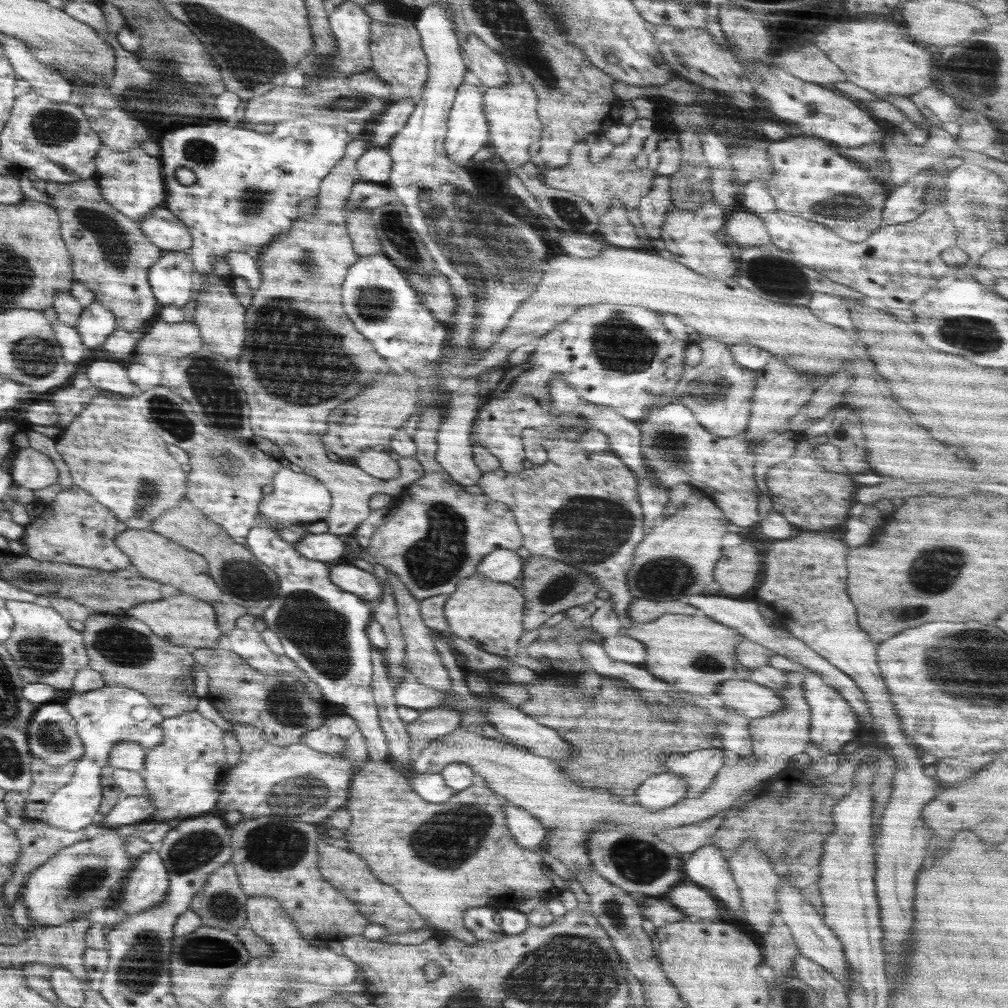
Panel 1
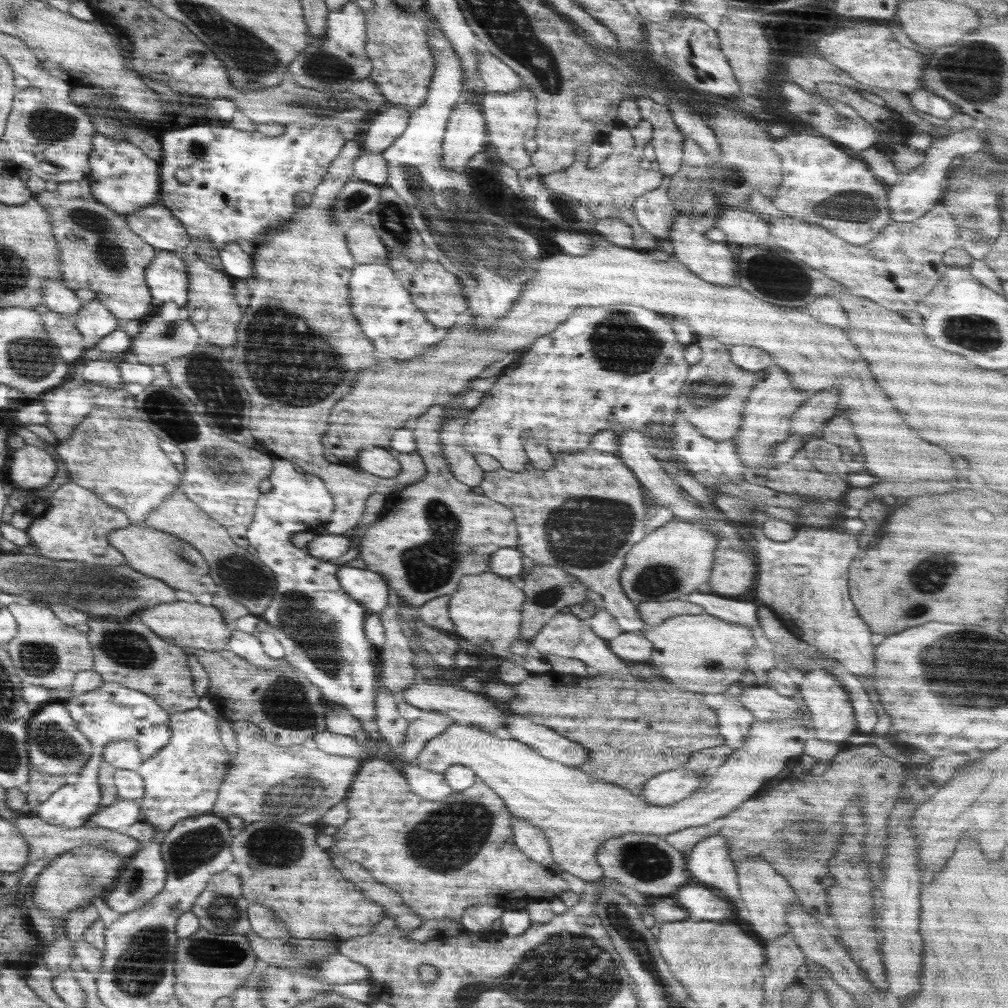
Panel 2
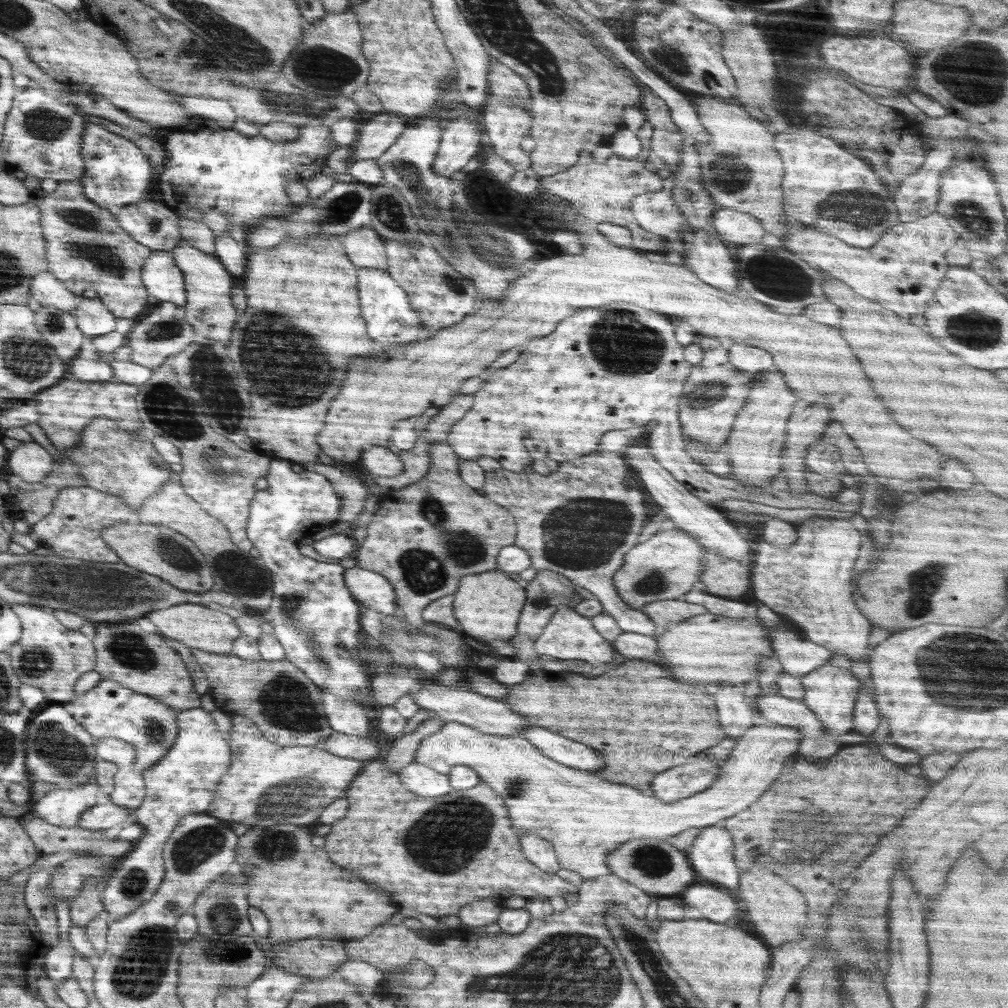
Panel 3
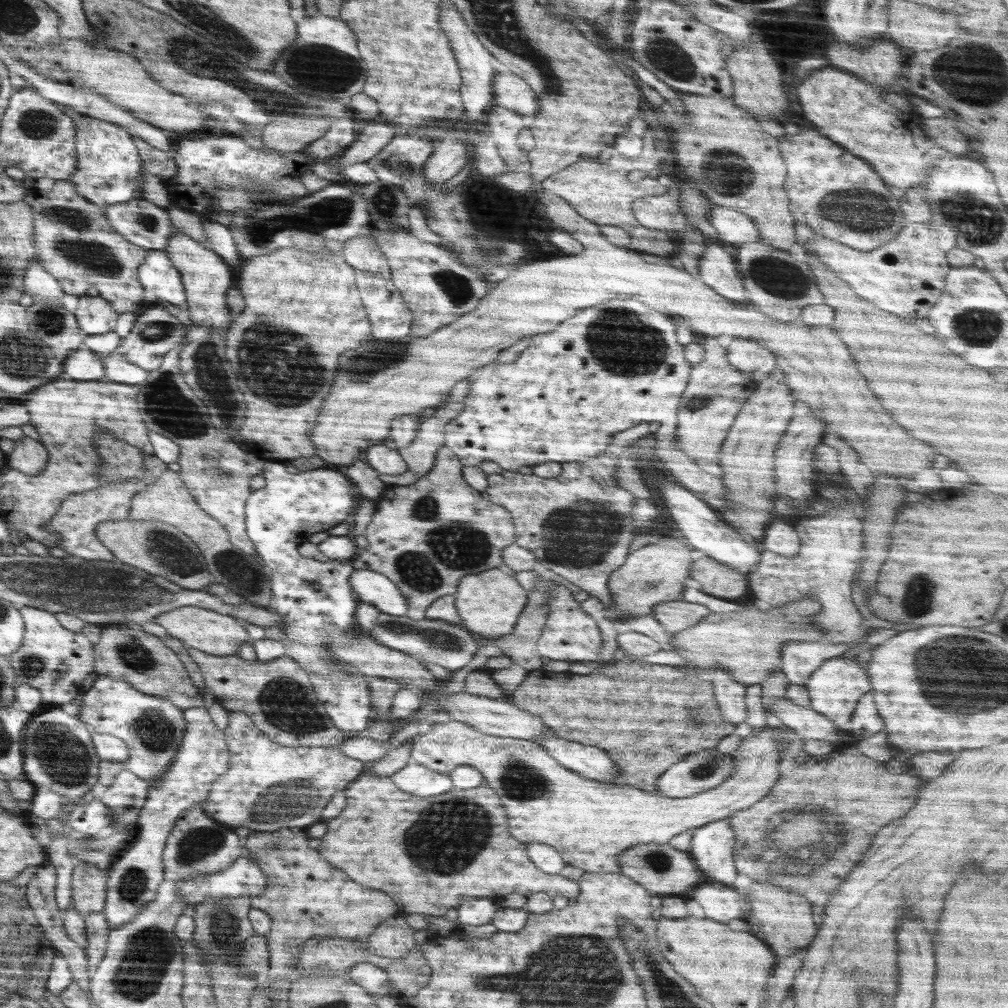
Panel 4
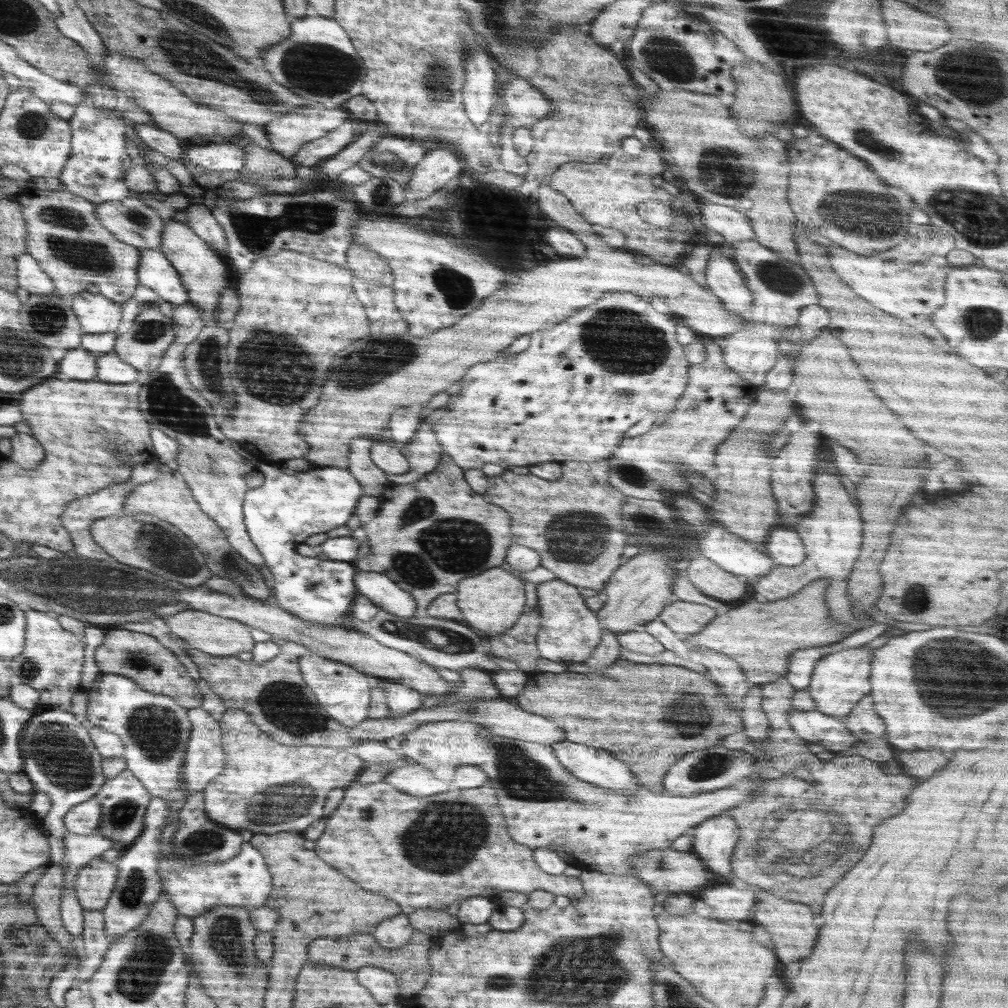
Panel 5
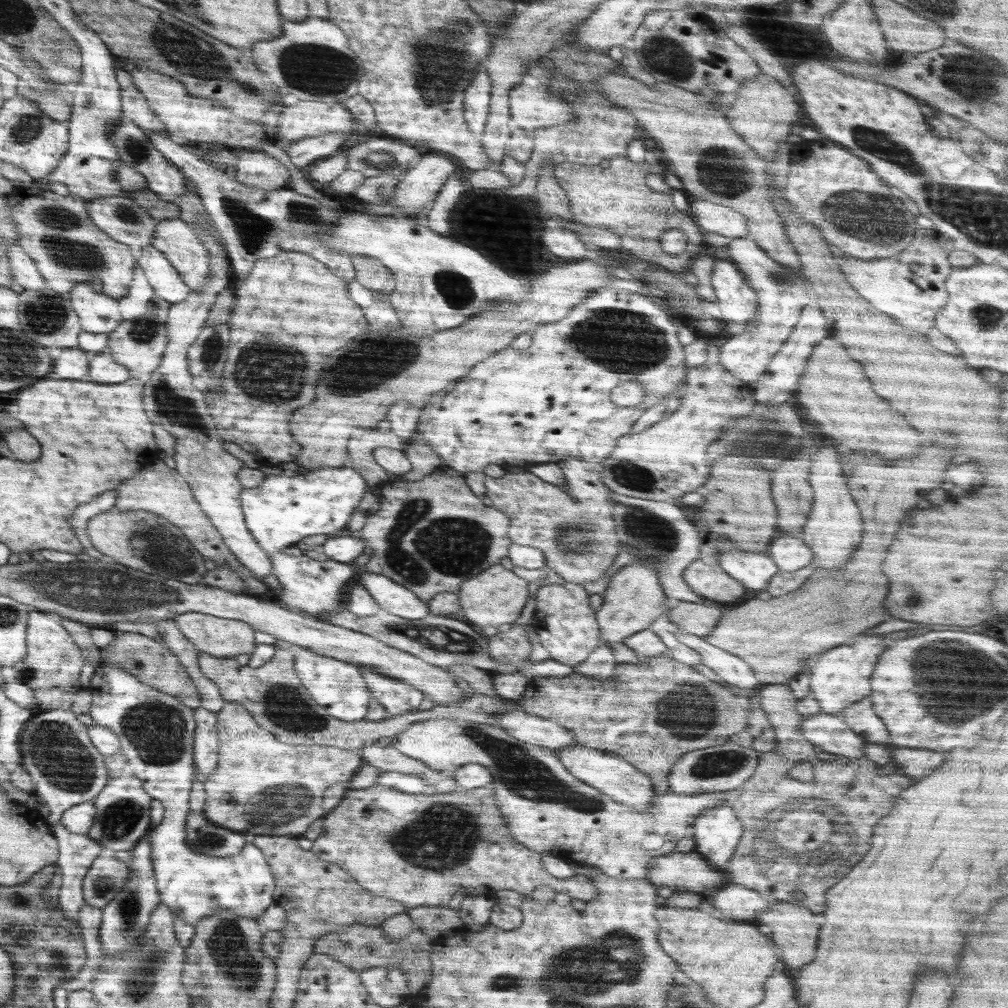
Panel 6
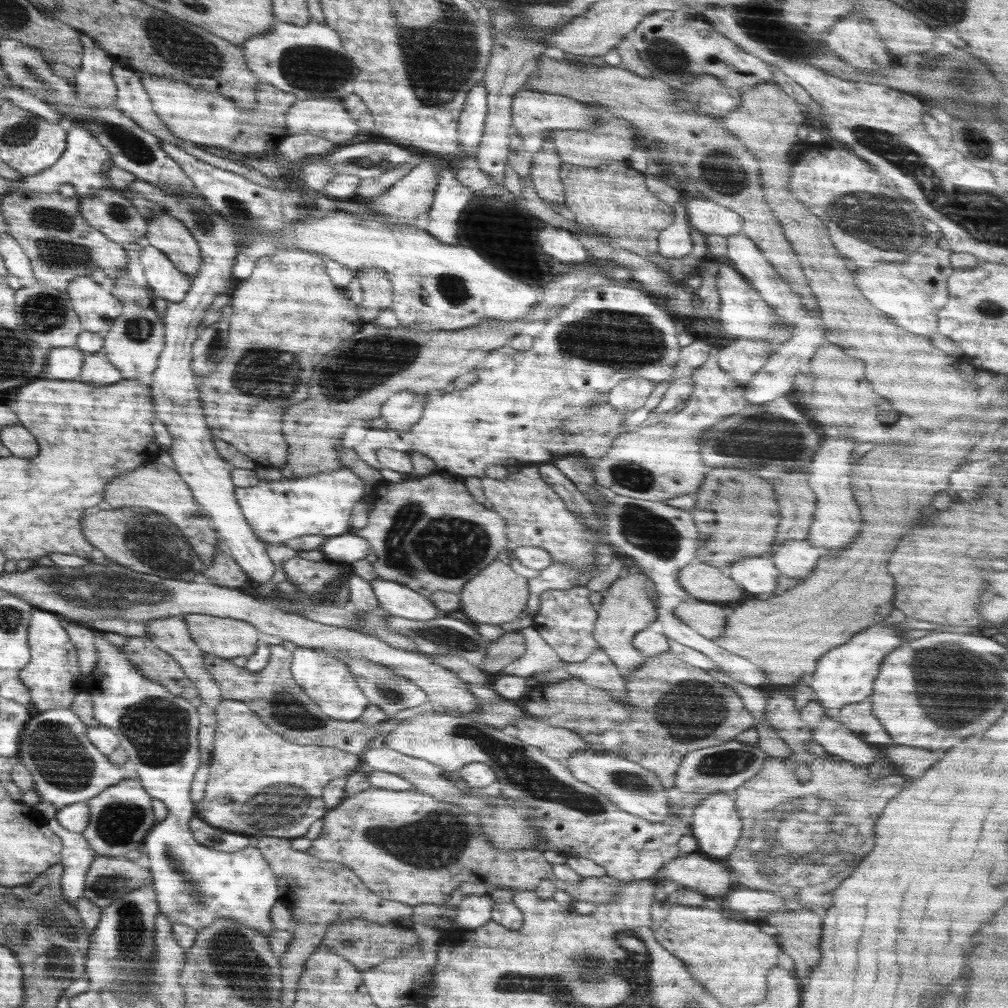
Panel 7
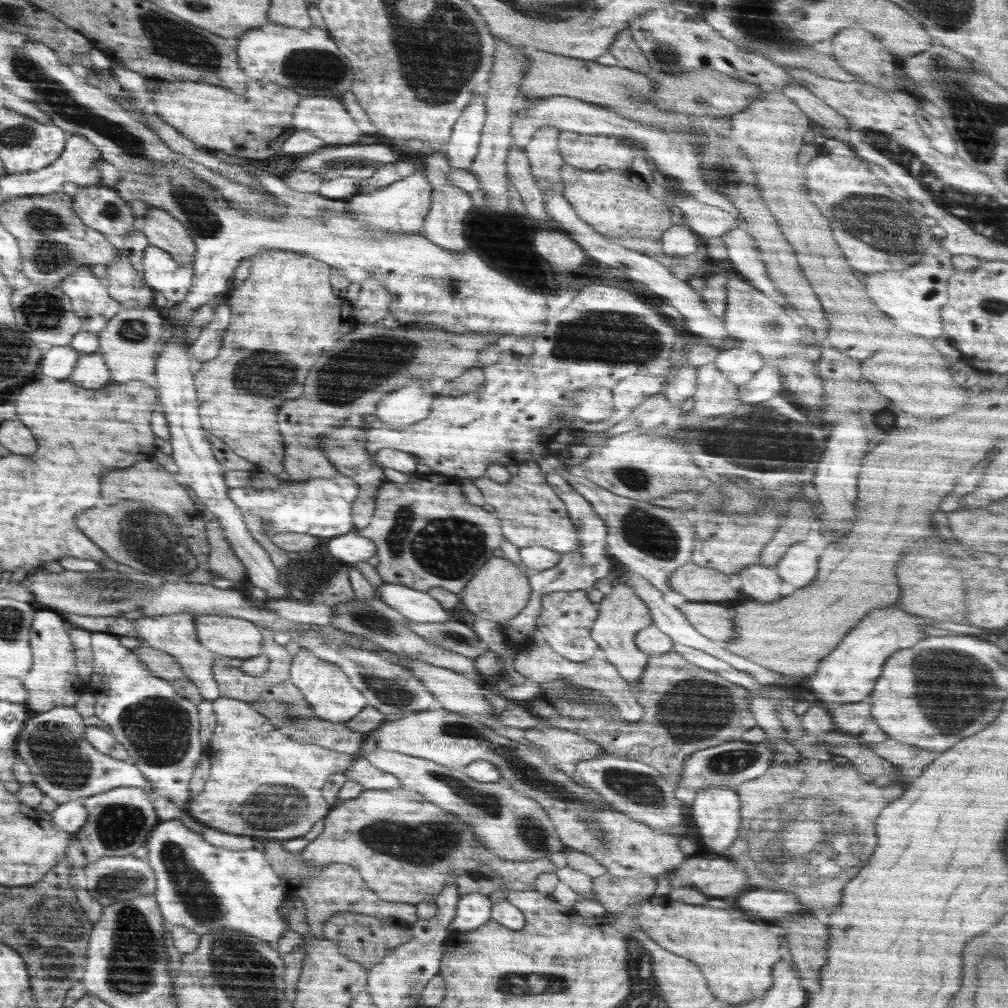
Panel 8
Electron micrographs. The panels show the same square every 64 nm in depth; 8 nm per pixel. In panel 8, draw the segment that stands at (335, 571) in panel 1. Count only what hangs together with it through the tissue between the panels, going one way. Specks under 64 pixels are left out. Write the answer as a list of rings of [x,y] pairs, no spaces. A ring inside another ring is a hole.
[[[382,582],[376,590],[380,599],[408,620],[418,623],[446,623],[452,614],[426,591],[419,591],[401,584]]]

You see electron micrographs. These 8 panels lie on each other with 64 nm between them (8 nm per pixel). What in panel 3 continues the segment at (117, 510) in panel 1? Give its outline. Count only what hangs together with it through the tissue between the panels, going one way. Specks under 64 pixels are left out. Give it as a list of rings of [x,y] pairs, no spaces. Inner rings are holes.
[[[102,418],[98,424],[92,424],[84,438],[88,440],[86,448],[72,452],[72,458],[82,464],[81,474],[86,474],[85,482],[90,482],[87,487],[122,497],[132,512],[140,509],[140,505],[154,495],[169,480],[169,474],[172,474],[169,463],[154,448],[152,438],[130,438],[110,420]]]

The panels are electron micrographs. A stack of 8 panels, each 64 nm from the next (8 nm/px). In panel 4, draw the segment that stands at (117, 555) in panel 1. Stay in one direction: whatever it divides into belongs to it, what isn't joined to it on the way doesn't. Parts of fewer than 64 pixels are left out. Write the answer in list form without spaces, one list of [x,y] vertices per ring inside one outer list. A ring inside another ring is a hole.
[[[130,478],[123,484],[117,484],[117,486],[98,487],[94,488],[94,490],[70,494],[66,496],[65,500],[62,500],[61,508],[58,508],[58,512],[53,519],[42,525],[52,533],[60,533],[58,547],[65,550],[69,555],[79,556],[91,561],[112,561],[115,556],[98,540],[95,532],[96,526],[102,521],[128,519],[131,498],[137,491],[140,491],[142,486],[141,480]]]

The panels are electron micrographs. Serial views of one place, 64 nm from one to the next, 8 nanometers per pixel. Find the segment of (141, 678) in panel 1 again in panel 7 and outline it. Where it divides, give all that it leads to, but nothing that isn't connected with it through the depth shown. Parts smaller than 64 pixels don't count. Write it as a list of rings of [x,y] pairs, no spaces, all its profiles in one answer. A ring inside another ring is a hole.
[[[126,636],[126,640],[125,645],[118,647],[140,669],[142,675],[162,683],[170,693],[190,701],[195,707],[202,704],[195,683],[168,652],[156,648],[147,636]]]

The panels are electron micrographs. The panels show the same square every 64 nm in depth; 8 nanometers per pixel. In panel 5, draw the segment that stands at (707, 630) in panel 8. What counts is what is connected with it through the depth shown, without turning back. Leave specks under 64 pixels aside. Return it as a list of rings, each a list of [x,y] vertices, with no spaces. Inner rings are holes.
[[[674,600],[658,614],[658,619],[666,622],[674,632],[686,632],[696,634],[700,632],[708,622],[712,622],[716,612],[708,606],[692,604],[692,602],[676,602]]]

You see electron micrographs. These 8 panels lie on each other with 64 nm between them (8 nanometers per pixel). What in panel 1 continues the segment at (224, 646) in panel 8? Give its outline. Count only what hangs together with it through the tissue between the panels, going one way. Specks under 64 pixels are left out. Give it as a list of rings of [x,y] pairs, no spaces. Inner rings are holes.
[[[186,593],[169,595],[164,600],[156,602],[142,602],[126,610],[128,617],[136,618],[146,623],[151,631],[166,642],[176,646],[192,649],[215,648],[222,638],[222,631],[218,627],[216,611],[212,604],[198,600]]]

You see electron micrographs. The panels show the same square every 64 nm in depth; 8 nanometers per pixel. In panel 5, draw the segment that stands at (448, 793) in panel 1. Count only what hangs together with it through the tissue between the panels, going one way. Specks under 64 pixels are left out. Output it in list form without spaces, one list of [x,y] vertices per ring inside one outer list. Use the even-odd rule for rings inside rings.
[[[414,763],[401,769],[394,769],[383,778],[384,782],[412,796],[432,796],[446,790],[452,785],[436,778],[430,769],[420,763]]]

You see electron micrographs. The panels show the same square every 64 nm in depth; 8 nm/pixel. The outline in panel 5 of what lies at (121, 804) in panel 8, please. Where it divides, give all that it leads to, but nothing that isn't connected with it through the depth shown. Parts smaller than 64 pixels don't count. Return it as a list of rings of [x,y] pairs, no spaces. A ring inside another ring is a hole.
[[[123,770],[118,776],[106,781],[96,794],[100,802],[101,820],[97,827],[97,834],[101,834],[113,843],[113,848],[124,852],[133,846],[136,838],[144,832],[146,807],[152,794],[142,784],[131,770]]]

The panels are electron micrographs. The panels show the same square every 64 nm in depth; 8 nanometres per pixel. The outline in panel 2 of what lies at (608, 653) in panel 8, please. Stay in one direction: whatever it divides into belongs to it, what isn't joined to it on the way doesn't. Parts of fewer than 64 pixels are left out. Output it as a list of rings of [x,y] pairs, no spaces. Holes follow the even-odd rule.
[[[674,517],[665,525],[648,531],[645,537],[639,543],[634,544],[628,551],[626,565],[624,565],[620,575],[620,584],[622,584],[624,592],[626,592],[626,596],[635,605],[640,602],[662,602],[676,598],[680,599],[680,596],[694,592],[700,584],[704,584],[708,580],[710,568],[712,568],[712,552],[714,552],[714,548],[716,548],[716,538],[714,538],[714,534],[710,530]]]

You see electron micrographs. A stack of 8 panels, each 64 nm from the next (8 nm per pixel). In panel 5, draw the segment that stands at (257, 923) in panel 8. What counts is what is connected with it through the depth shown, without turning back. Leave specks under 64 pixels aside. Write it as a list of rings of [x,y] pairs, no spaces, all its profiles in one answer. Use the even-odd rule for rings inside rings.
[[[100,672],[90,691],[90,704],[86,708],[87,725],[118,735],[125,745],[127,769],[142,781],[152,796],[168,802],[165,826],[159,836],[161,846],[157,864],[162,893],[176,906],[178,915],[193,919],[222,904],[235,908],[244,906],[249,912],[264,907],[264,902],[272,894],[272,874],[262,854],[249,842],[241,847],[235,858],[208,865],[188,865],[179,858],[179,852],[173,850],[182,807],[189,797],[186,785],[182,783],[184,750],[192,730],[192,723],[188,719],[189,709],[180,706],[176,699],[168,695],[146,691],[134,679],[120,673]]]

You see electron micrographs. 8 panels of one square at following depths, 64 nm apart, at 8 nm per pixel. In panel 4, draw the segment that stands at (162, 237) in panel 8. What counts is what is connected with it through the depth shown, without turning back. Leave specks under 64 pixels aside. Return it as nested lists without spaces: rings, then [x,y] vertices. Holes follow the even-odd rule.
[[[178,231],[170,235],[165,251],[174,268],[180,271],[185,288],[187,318],[192,322],[204,322],[200,326],[210,326],[210,332],[219,332],[224,324],[232,320],[230,310],[226,306],[226,293],[232,282],[232,270],[213,250],[206,249],[198,240]]]

